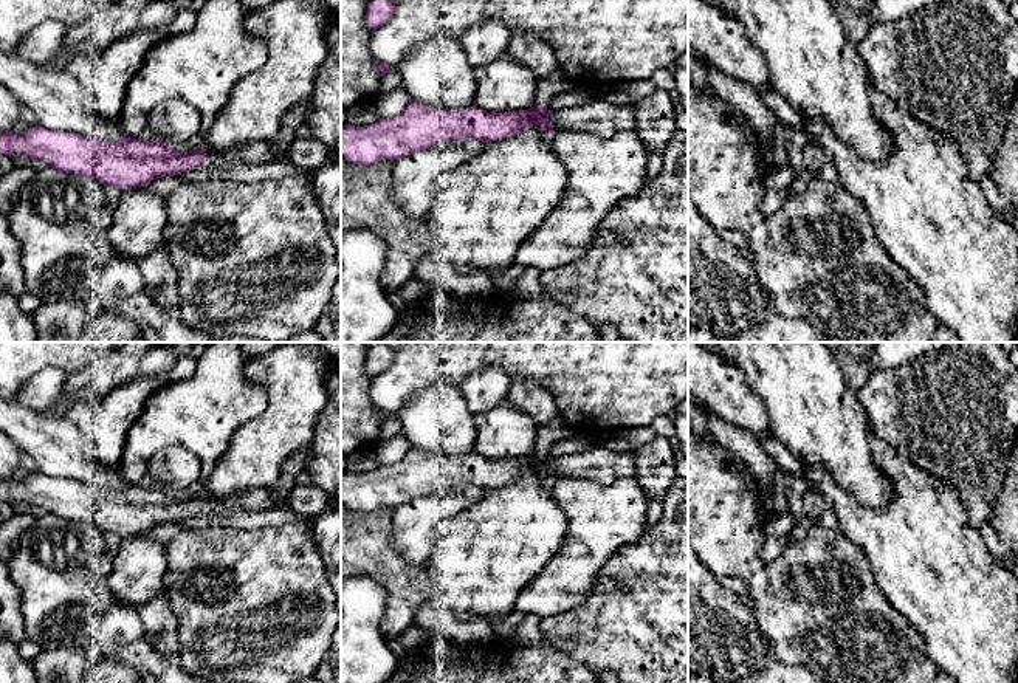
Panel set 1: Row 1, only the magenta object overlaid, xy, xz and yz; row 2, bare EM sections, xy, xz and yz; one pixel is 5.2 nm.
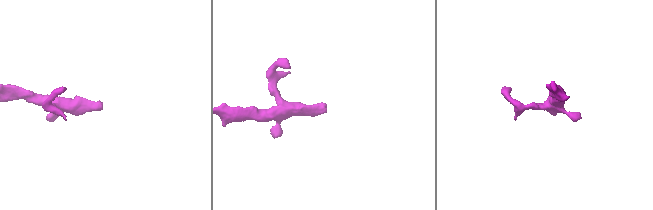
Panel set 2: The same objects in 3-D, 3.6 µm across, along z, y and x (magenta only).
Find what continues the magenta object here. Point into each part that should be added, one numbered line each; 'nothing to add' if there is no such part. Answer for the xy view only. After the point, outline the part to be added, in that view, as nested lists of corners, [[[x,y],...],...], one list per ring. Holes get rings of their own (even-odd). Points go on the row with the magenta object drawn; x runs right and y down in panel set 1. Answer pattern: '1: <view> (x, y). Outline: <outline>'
1: xy (257, 152). Outline: [[[260,141],[245,146],[236,156],[222,158],[218,153],[206,149],[206,158],[200,163],[200,167],[211,166],[234,166],[234,164],[263,164],[270,161],[270,147]]]

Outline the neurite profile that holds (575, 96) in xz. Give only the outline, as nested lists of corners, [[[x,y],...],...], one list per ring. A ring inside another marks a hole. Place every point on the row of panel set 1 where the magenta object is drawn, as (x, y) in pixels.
[[[570,88],[561,94],[556,94],[547,108],[550,112],[559,112],[572,107],[583,107],[592,102],[592,96],[584,88]]]

